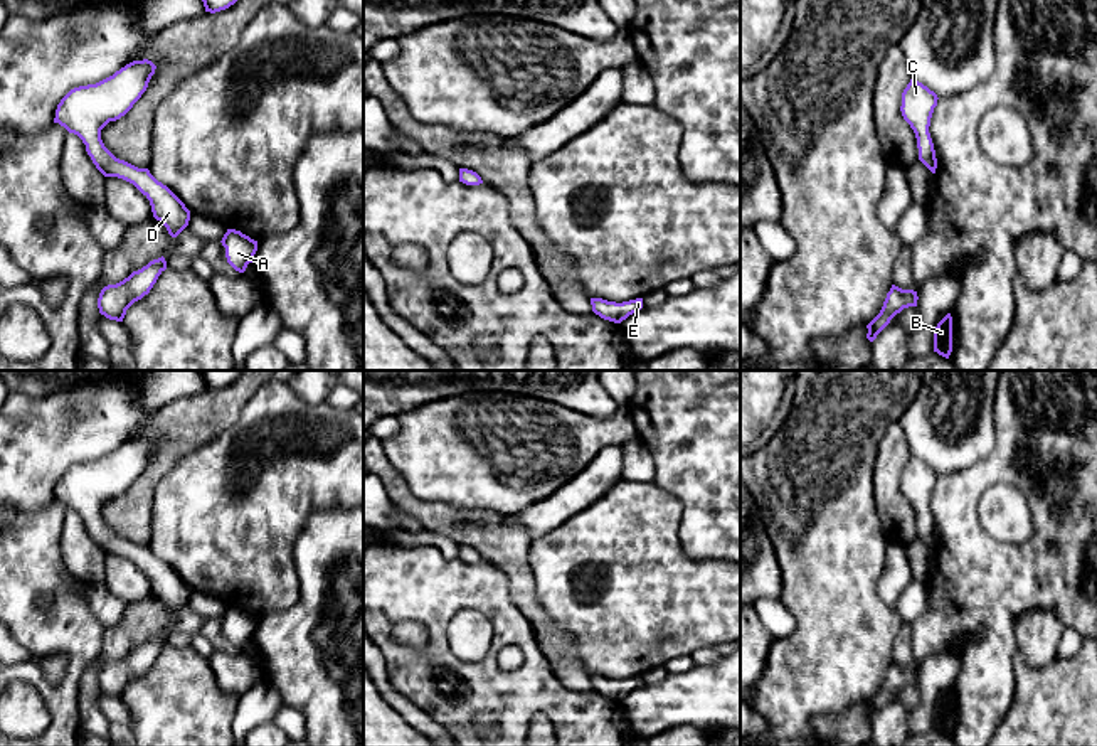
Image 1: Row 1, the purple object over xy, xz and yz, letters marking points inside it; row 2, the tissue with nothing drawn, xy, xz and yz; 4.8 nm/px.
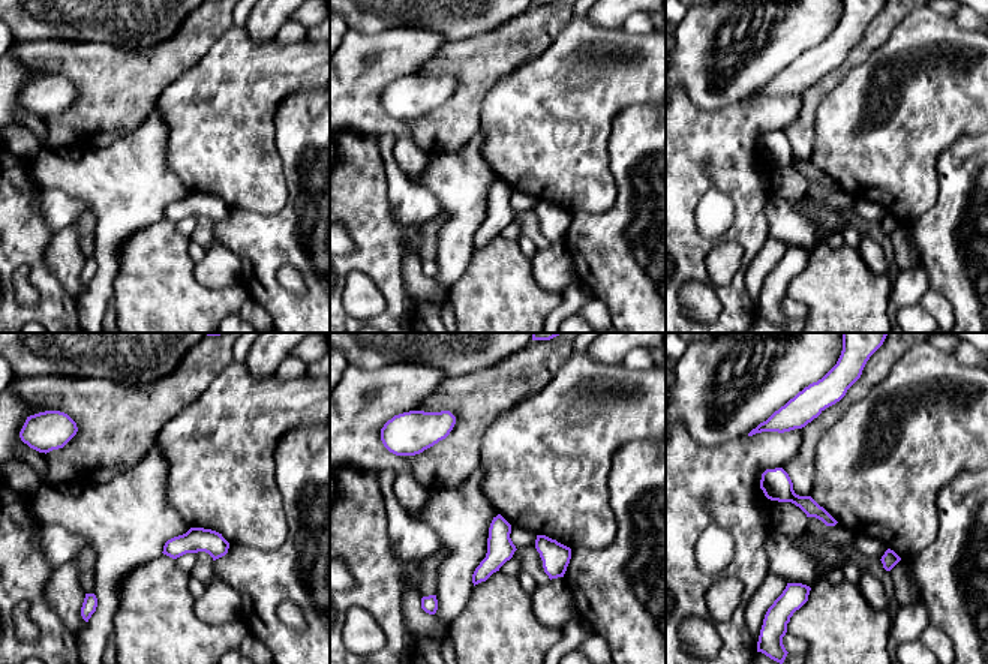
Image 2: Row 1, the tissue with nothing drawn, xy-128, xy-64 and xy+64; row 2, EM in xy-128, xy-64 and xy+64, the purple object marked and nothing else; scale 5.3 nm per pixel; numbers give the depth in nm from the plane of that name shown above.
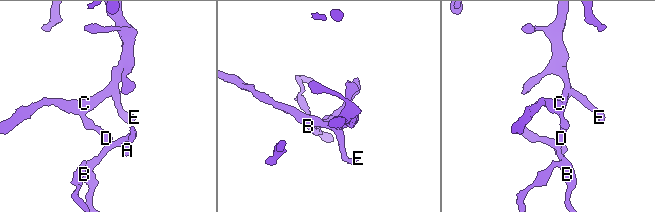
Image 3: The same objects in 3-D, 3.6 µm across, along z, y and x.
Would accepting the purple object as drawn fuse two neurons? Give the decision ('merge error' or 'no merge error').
no merge error

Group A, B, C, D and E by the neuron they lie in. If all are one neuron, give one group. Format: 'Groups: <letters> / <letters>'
Groups: A B C D E

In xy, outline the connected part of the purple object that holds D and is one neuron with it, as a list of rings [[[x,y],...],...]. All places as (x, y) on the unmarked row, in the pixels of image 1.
[[[148,436],[133,438],[96,461],[71,466],[57,482],[54,500],[82,517],[87,532],[104,554],[133,561],[150,578],[153,594],[177,615],[190,598],[185,581],[148,546],[116,536],[101,517],[101,507],[125,493],[141,475],[155,446]]]

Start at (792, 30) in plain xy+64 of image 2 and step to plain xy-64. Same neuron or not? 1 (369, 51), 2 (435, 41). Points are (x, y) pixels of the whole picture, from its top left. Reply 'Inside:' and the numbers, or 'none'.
Inside: 1, 2

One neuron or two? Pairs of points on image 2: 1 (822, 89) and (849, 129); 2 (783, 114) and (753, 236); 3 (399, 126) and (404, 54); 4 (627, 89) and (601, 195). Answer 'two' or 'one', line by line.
1: two
2: one
3: one
4: one

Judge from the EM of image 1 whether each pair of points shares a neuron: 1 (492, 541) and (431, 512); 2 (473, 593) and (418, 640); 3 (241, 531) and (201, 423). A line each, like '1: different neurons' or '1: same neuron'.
1: same neuron
2: different neurons
3: different neurons

